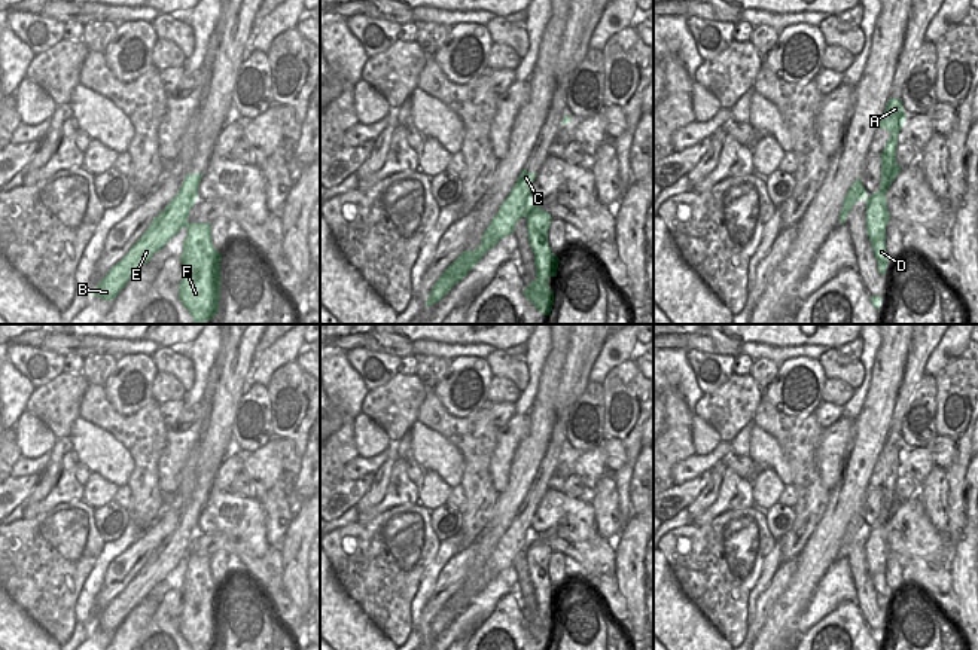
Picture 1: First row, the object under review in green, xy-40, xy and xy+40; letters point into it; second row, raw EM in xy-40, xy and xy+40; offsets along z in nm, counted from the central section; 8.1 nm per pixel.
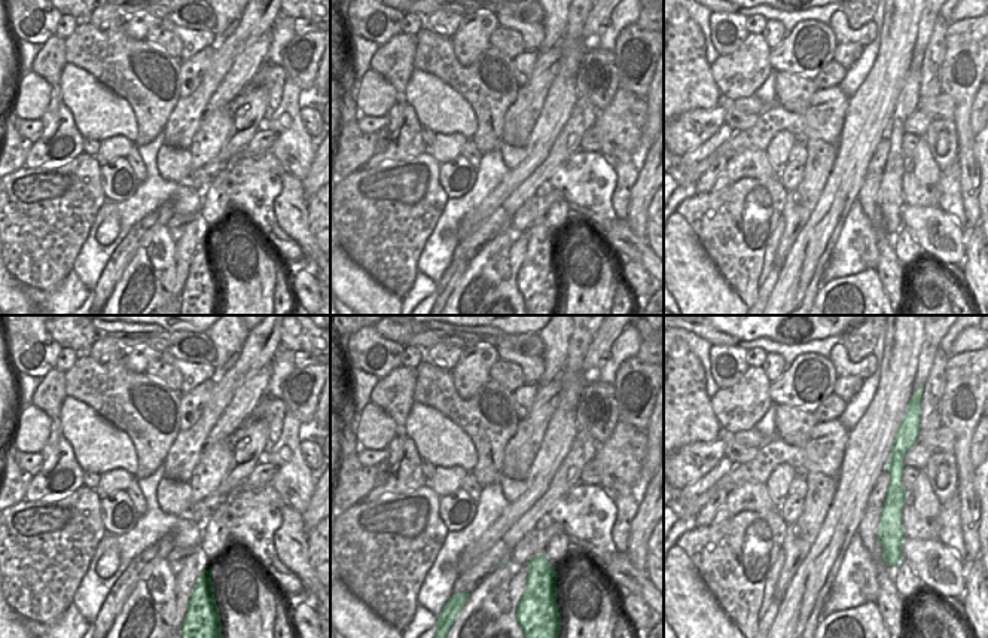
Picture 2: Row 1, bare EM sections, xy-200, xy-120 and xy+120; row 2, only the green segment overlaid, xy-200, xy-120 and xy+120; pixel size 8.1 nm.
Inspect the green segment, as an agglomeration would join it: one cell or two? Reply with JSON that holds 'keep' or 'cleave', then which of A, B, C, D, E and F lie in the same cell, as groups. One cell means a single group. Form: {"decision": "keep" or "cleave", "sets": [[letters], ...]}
{"decision": "cleave", "sets": [["A", "D", "F"], ["B", "C", "E"]]}

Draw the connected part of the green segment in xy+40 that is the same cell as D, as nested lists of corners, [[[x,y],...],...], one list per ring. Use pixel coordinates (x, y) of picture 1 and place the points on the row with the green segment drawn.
[[[890,98],[884,115],[878,123],[881,129],[890,132],[881,155],[881,180],[880,190],[866,196],[866,232],[872,244],[874,256],[878,262],[878,272],[886,274],[887,262],[890,259],[886,250],[886,226],[890,220],[887,211],[886,192],[892,181],[898,177],[901,165],[896,164],[896,146],[898,134],[905,122],[905,113],[902,101],[899,98]]]

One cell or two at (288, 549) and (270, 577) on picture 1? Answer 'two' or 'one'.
two

